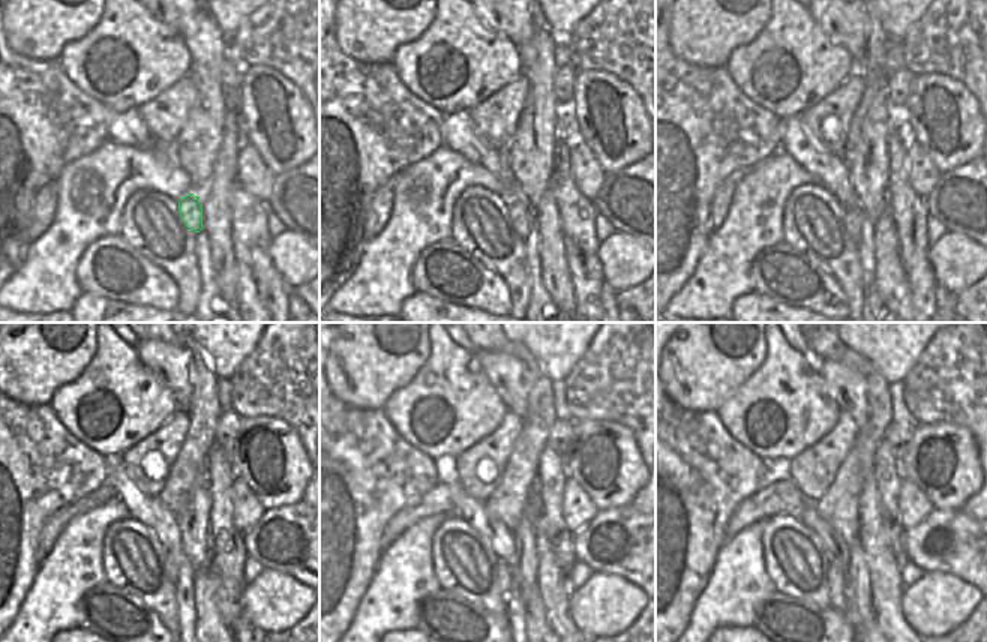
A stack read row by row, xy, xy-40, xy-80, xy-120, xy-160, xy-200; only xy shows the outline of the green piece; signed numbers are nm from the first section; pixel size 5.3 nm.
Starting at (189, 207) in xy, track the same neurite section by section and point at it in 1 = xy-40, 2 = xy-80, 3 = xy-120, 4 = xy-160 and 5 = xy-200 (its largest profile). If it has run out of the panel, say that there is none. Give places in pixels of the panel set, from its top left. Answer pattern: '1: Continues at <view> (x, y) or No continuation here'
1: Continues at xy-40 (522, 213)
2: Continues at xy-80 (855, 219)
3: Continues at xy-120 (176, 564)
4: Continues at xy-160 (504, 575)
5: Continues at xy-200 (836, 575).

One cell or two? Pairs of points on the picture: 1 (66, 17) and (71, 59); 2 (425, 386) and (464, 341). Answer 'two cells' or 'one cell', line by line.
1: two cells
2: two cells

